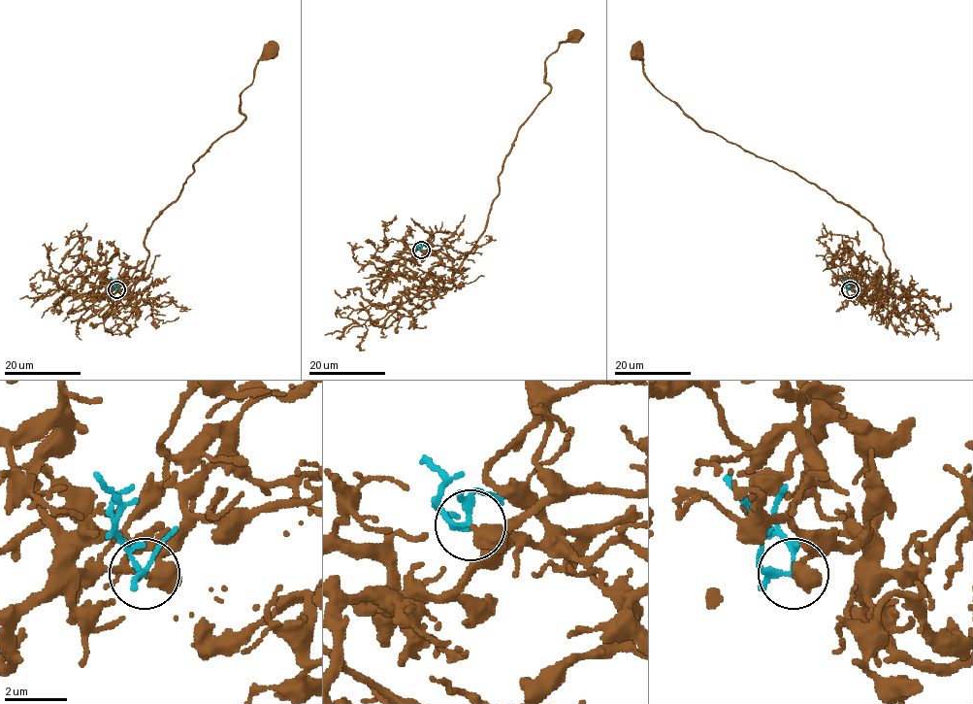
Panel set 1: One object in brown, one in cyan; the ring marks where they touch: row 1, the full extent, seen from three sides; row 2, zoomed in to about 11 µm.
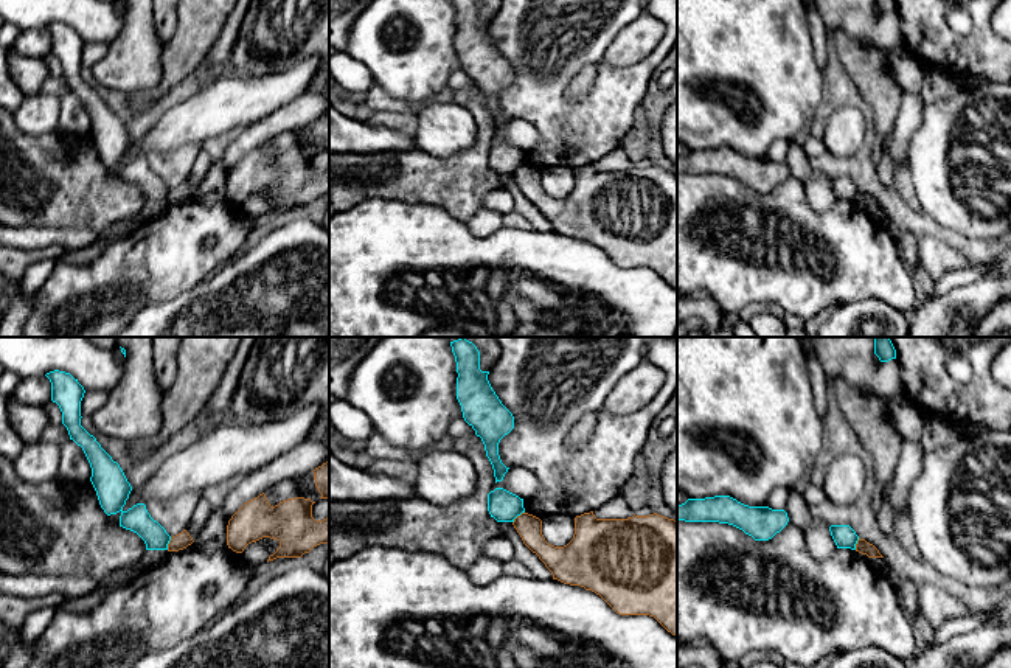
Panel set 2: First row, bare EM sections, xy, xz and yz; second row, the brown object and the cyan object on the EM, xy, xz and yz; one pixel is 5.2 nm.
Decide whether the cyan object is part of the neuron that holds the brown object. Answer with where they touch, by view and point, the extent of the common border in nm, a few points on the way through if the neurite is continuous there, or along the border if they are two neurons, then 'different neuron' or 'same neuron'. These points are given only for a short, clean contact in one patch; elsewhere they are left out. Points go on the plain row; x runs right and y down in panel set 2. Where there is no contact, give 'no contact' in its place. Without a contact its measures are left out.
xz (517, 168) | 90 nm | along xz (524, 163), (513, 174) | different neuron

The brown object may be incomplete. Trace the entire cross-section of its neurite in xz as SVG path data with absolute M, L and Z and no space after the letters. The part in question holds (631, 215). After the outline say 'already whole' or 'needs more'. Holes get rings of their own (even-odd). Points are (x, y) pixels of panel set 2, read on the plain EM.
M590 163L575 169L573 191L564 199L545 193L542 172L533 166L522 165L512 177L553 231L595 244L620 267L654 269L677 289L677 172L657 165L596 171Z; already whole

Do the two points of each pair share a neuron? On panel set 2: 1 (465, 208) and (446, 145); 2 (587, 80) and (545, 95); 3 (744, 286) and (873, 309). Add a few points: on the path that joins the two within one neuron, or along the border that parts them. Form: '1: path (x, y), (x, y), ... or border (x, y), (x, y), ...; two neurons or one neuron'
1: border (477, 143), (451, 157), (435, 157), (418, 149); two neurons
2: border (594, 64), (587, 64), (570, 81), (569, 100); two neurons
3: border (879, 299), (861, 297), (834, 308); two neurons

